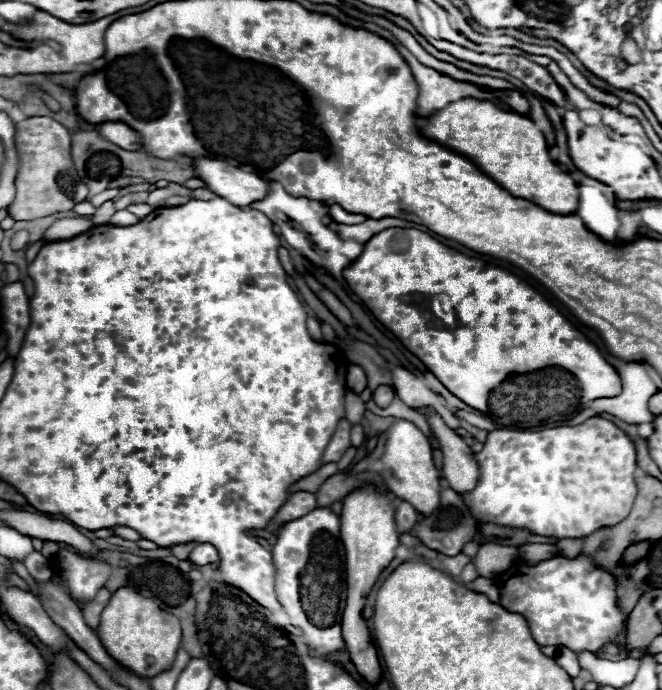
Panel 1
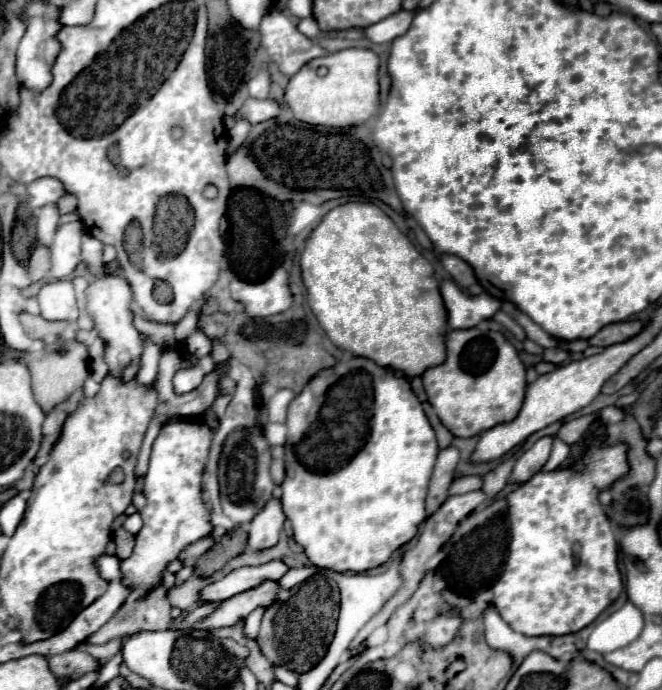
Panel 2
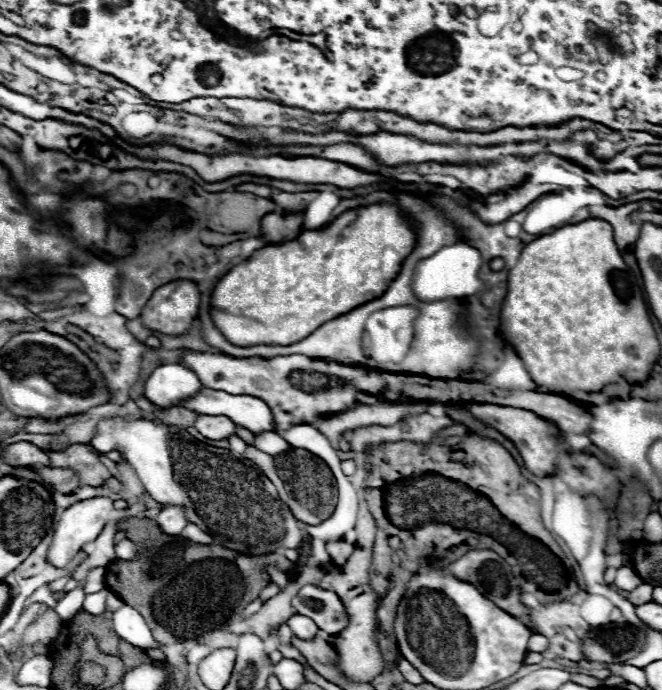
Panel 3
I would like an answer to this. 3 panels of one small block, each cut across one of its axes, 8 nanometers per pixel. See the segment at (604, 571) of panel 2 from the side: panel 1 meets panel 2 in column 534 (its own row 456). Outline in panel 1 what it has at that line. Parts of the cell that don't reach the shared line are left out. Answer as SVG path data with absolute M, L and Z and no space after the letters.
M592 416L586 422L578 424L578 426L560 426L560 428L550 428L550 430L542 430L542 432L516 432L516 430L494 430L488 434L482 452L478 452L474 456L474 460L478 462L480 468L480 478L478 484L474 486L474 490L470 492L460 492L462 502L466 504L466 508L470 510L472 518L478 524L496 524L502 528L524 528L536 536L548 536L548 538L586 538L590 534L594 534L600 528L606 526L614 526L618 522L622 522L634 504L636 498L636 480L634 480L634 472L636 472L636 450L634 444L630 442L630 438L626 438L626 434L622 434L622 430L612 424L610 420L604 420L600 416Z

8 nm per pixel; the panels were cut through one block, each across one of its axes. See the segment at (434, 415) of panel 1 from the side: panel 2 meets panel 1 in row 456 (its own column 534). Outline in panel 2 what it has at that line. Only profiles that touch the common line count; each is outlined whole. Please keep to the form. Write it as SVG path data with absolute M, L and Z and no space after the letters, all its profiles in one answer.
M544 436L540 438L532 448L528 448L514 464L514 470L510 474L510 482L514 484L522 484L528 482L528 478L532 478L536 472L542 470L542 466L548 462L552 450L552 438Z

